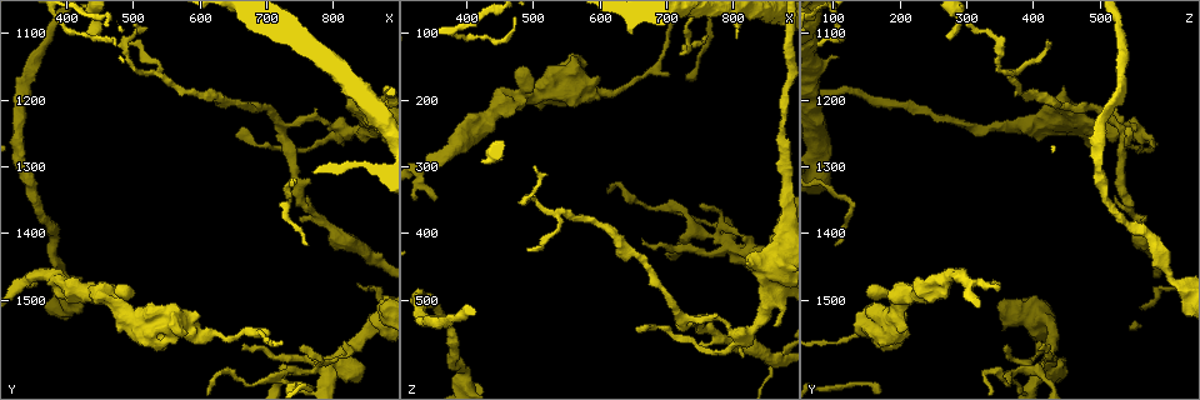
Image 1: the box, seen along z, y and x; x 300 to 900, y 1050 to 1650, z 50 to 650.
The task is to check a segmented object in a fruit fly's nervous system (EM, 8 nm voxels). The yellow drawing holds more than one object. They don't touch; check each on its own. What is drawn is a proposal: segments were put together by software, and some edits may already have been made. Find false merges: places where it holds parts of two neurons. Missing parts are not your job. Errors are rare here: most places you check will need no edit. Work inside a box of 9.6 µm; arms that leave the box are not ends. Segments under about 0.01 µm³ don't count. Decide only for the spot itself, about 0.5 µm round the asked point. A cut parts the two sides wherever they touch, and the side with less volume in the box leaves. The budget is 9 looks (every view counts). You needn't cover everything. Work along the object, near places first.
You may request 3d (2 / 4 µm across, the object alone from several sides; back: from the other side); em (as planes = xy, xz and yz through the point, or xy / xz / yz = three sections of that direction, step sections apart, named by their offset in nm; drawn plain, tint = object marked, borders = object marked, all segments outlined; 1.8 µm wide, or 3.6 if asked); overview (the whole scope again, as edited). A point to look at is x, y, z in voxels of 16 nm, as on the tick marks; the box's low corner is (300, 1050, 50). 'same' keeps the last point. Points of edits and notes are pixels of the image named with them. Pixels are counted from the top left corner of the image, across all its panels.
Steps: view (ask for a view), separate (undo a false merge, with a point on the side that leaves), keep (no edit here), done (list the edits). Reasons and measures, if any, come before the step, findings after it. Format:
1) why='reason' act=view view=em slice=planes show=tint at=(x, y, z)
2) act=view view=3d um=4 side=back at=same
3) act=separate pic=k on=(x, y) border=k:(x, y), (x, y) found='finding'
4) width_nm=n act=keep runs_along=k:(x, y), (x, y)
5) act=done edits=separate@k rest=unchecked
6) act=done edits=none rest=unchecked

why='thin neck' act=view view=em um=3.6 slice=planes show=tint at=(510, 1530, 185)

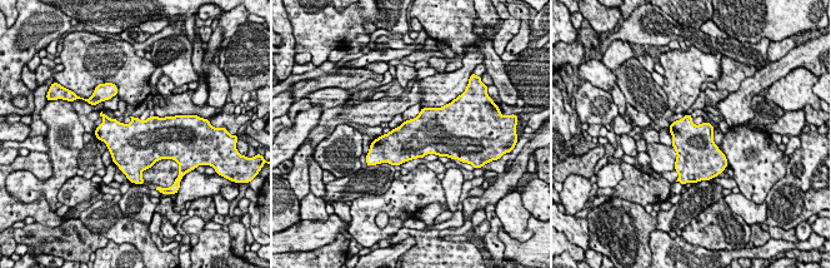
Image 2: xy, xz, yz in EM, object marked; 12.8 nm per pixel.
act=keep found='all the same neuron'

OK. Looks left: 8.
why='abrupt turn' act=view view=3d um=4 at=(725, 1360, 130)

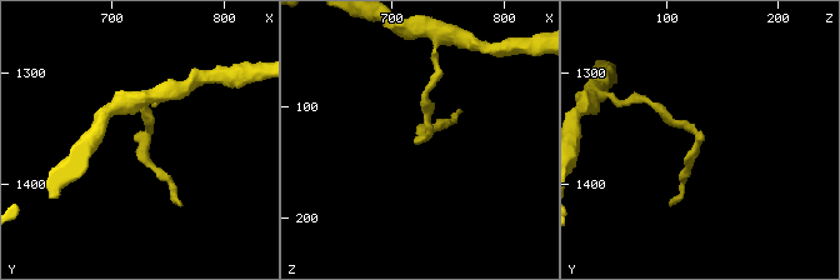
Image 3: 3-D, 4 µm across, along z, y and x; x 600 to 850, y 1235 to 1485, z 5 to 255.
why='shape alone is not enough' act=view view=em slice=xy step=16 show=tint at=(728, 1356, 128)

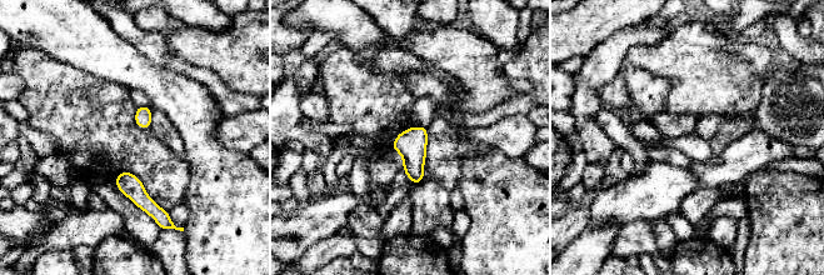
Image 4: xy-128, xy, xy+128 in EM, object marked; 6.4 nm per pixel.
act=keep found='continuous, no second neuron'

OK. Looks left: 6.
why='small branch off a trunk' act=view view=3d um=2 at=(795, 1600, 425)

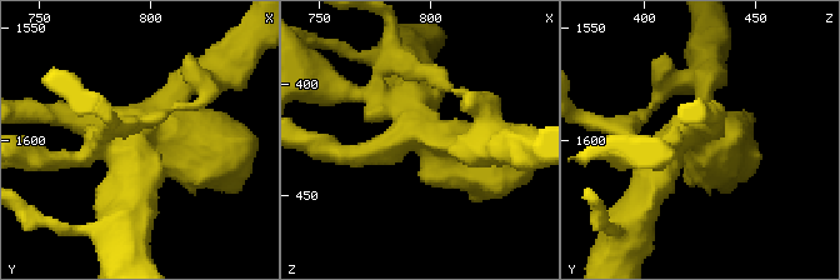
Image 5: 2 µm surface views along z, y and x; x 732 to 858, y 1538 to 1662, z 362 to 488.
why='shape alone is not enough' act=view view=em slice=xz step=8 show=tint at=(797, 1598, 421)

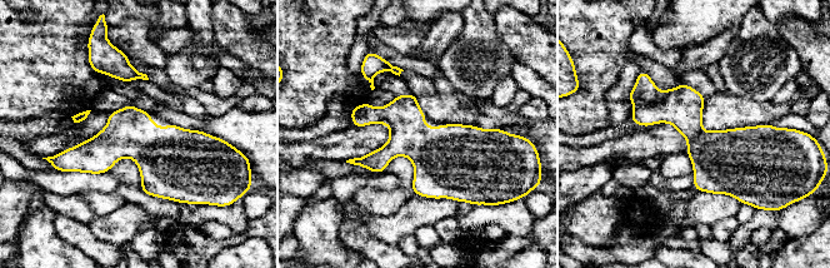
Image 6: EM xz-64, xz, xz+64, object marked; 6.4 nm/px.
width_nm=280 act=separate pic=6 on=(645, 93) found='a second neuron is stuck on'

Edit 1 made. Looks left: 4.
act=done edits=separate@6 rest=unchecked

